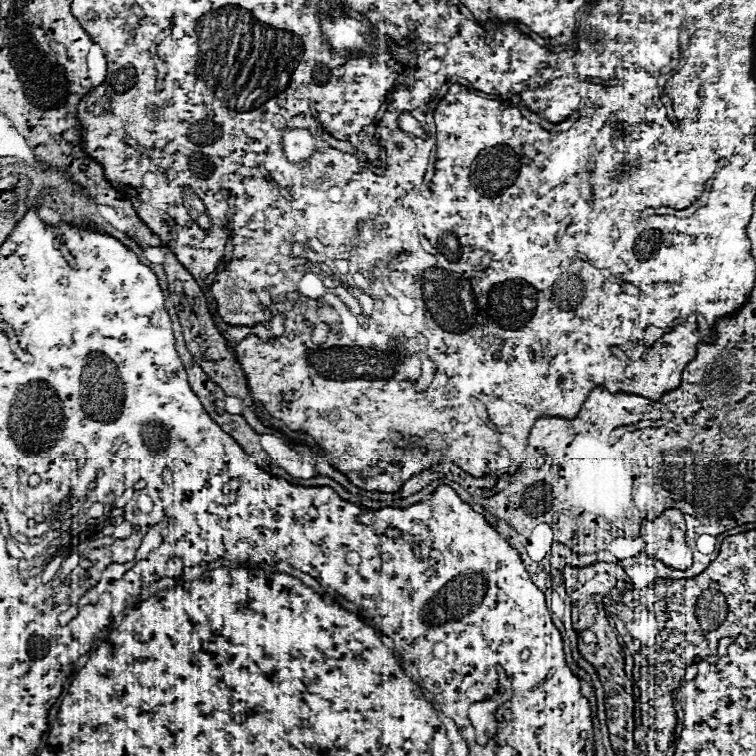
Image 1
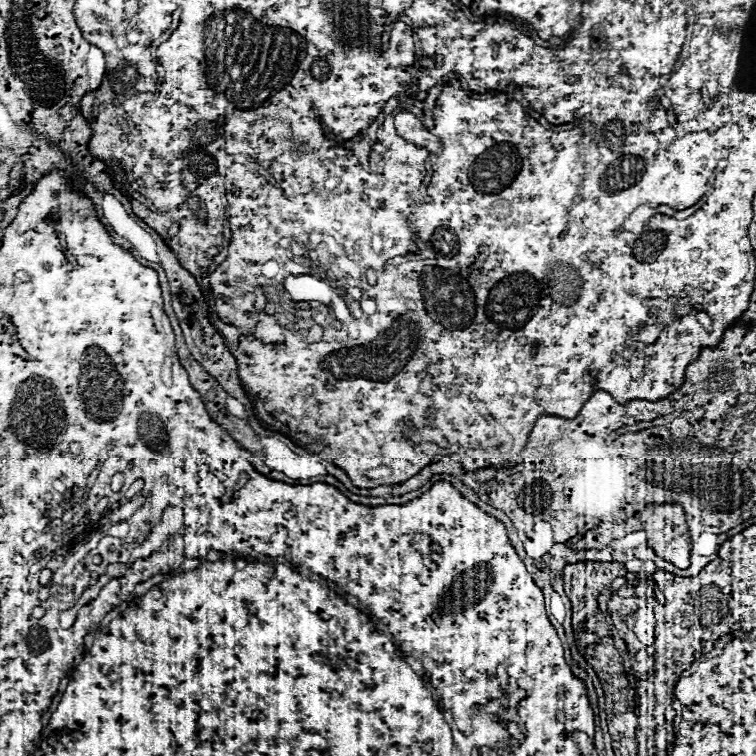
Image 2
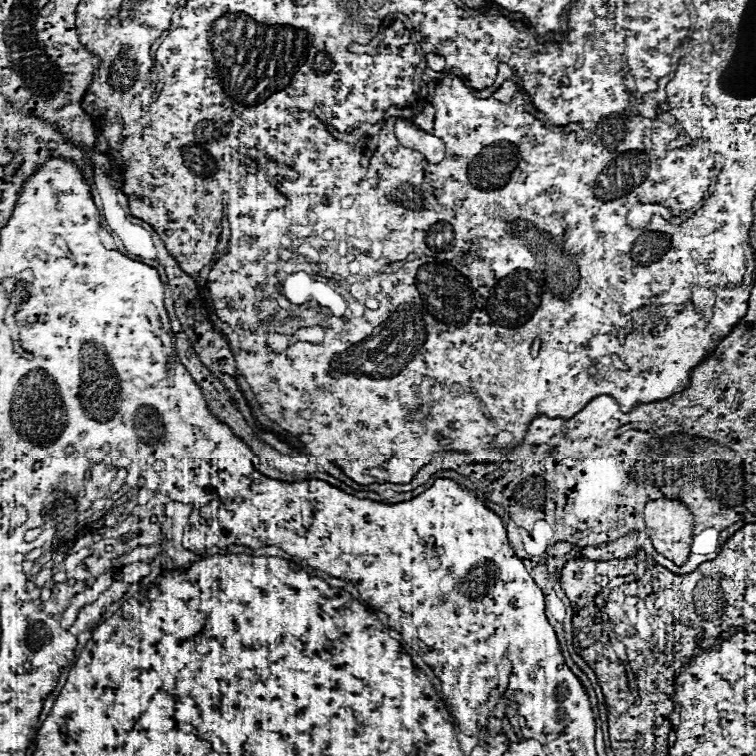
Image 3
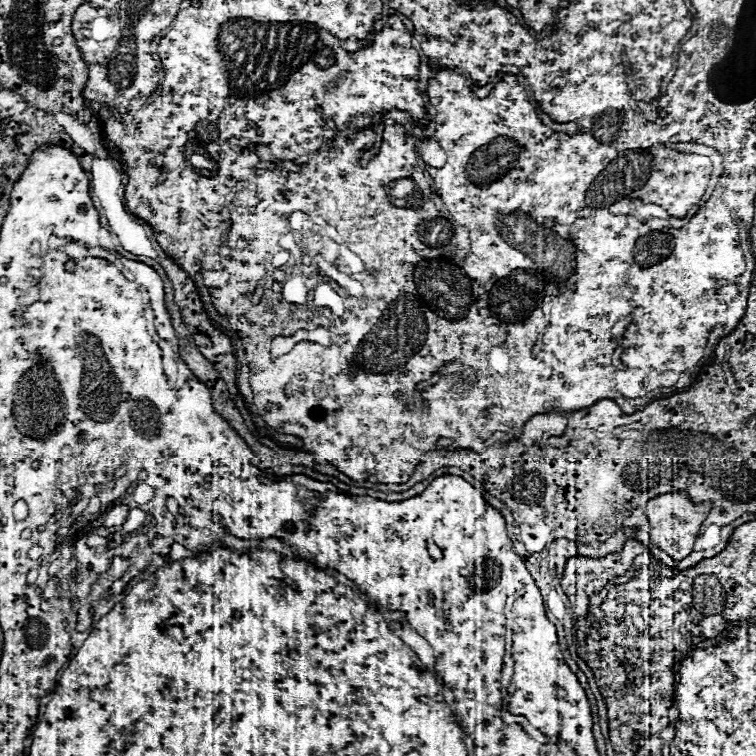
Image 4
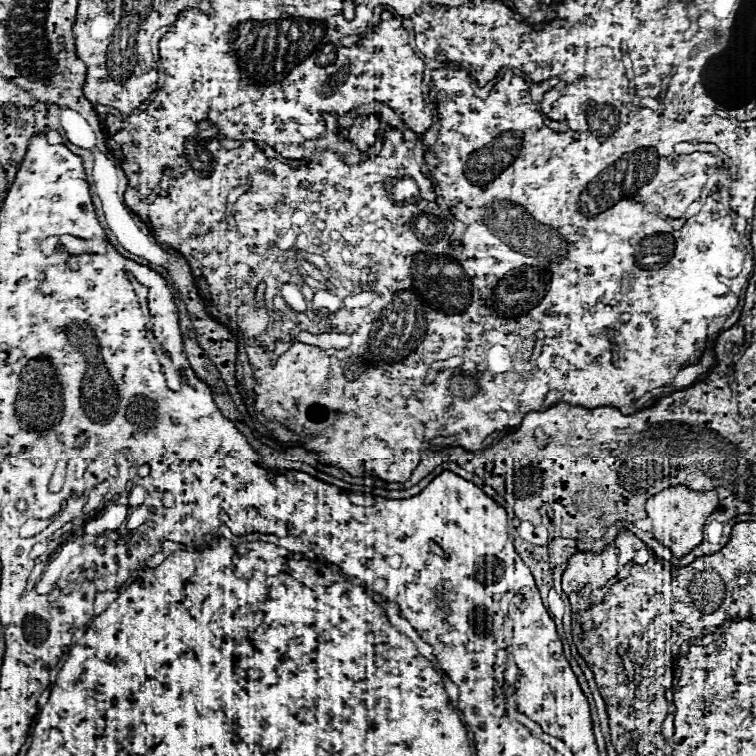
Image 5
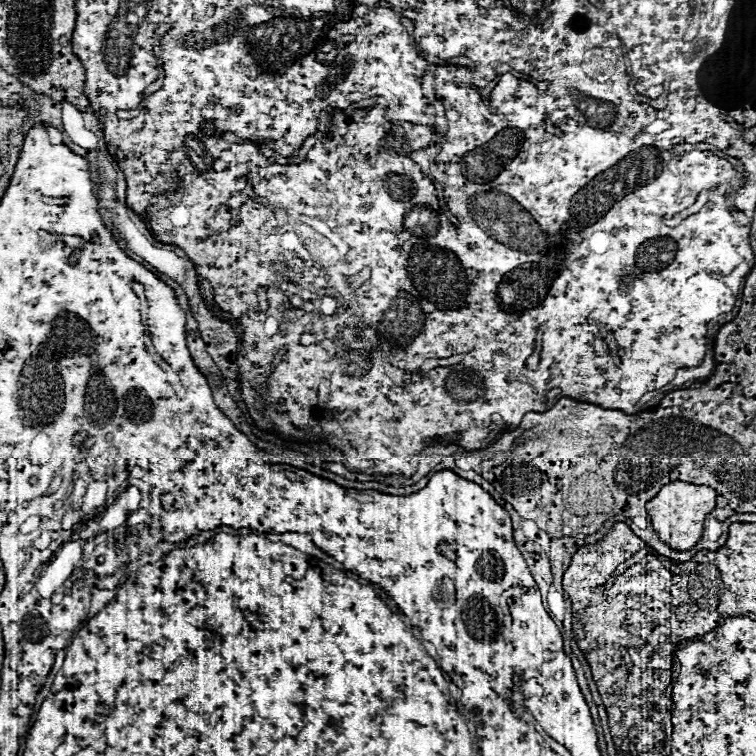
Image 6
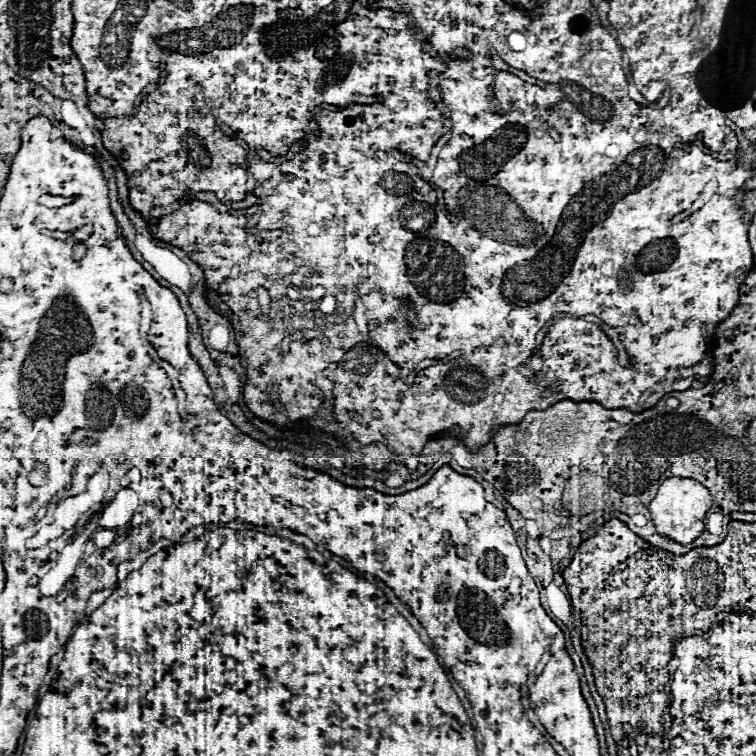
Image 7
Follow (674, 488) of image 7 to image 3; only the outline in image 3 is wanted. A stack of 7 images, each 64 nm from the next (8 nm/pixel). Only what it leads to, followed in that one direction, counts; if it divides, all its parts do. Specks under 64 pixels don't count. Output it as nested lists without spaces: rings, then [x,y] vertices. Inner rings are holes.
[[[650,500],[644,508],[644,522],[658,554],[684,566],[692,546],[692,514],[680,500]]]

